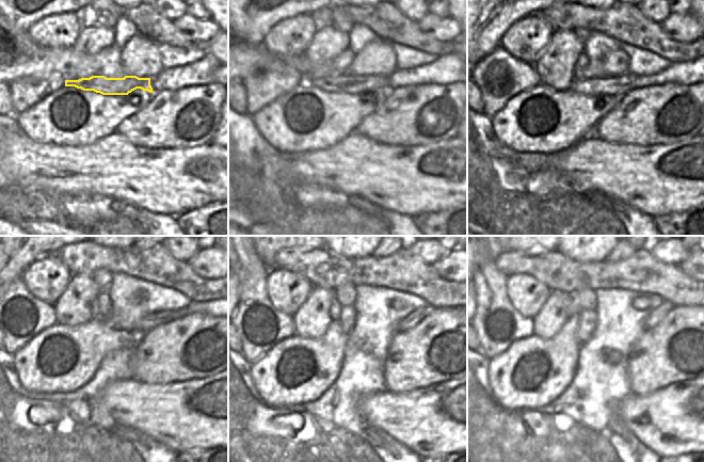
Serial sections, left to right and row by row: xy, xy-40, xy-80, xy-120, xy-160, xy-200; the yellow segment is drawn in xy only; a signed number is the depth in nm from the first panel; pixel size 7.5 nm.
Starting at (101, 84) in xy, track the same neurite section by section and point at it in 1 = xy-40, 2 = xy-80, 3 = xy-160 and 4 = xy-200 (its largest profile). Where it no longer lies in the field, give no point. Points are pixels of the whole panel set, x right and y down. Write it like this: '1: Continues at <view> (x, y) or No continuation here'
1: Continues at xy-40 (350, 84)
2: Continues at xy-80 (608, 84)
3: Continues at xy-160 (412, 320)
4: Continues at xy-200 (657, 315)

